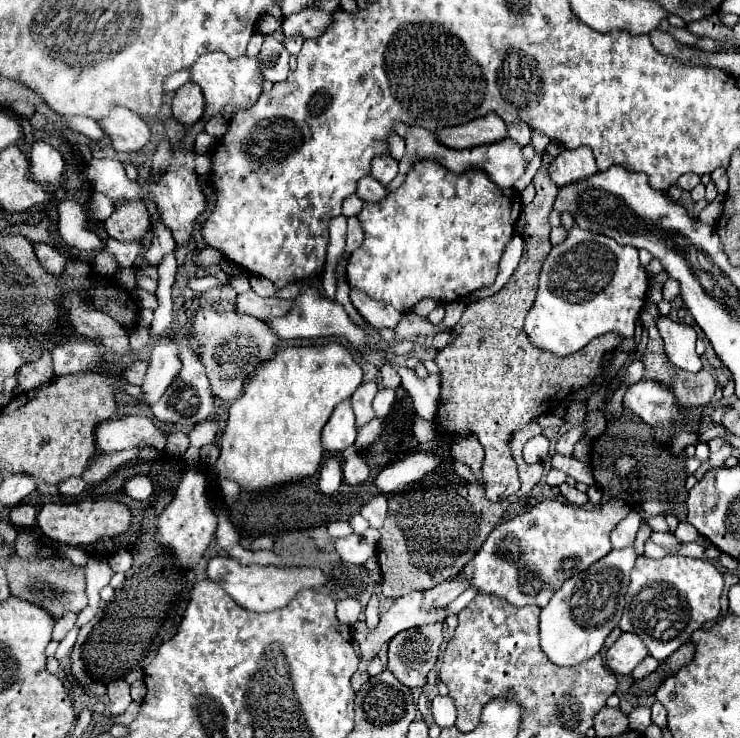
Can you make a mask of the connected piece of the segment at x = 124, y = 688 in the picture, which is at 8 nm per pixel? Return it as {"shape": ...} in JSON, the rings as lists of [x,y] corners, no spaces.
{"shape":[[[117,680],[106,685],[107,695],[110,698],[111,714],[123,714],[127,706],[133,702],[130,694],[130,685],[124,680]]]}

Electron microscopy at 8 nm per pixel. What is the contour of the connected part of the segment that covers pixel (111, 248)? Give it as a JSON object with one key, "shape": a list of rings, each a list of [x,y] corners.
{"shape":[[[109,238],[105,250],[111,252],[111,254],[115,254],[119,266],[133,266],[135,258],[141,252],[145,252],[145,246],[143,246],[143,242],[119,242],[119,240]]]}

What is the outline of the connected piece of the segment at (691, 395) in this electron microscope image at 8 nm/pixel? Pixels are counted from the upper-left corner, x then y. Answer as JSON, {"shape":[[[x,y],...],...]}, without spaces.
{"shape":[[[649,304],[649,306],[645,306],[645,310],[641,312],[641,322],[649,328],[647,350],[645,350],[643,358],[641,358],[643,368],[645,368],[645,370],[643,370],[643,380],[647,380],[647,382],[657,382],[657,384],[669,388],[669,390],[673,392],[673,396],[675,396],[677,406],[681,406],[681,408],[693,410],[693,408],[699,408],[699,406],[707,406],[707,404],[711,402],[713,394],[715,394],[715,388],[717,388],[717,382],[715,382],[715,378],[713,378],[713,372],[711,372],[709,368],[703,368],[703,370],[695,372],[695,374],[693,374],[693,372],[685,372],[685,370],[677,370],[677,368],[669,362],[669,358],[665,358],[663,342],[661,342],[661,336],[659,336],[659,332],[657,332],[657,328],[655,328],[655,318],[657,318],[657,316],[659,316],[657,304]]]}

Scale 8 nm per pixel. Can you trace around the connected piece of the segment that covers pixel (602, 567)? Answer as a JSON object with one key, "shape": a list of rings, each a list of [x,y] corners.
{"shape":[[[635,544],[621,550],[611,550],[589,570],[583,570],[581,574],[569,578],[569,582],[563,582],[563,586],[553,594],[551,602],[541,610],[539,640],[541,650],[549,660],[553,660],[557,666],[575,666],[601,650],[605,638],[621,620],[623,596],[627,592],[629,574],[635,560]]]}

